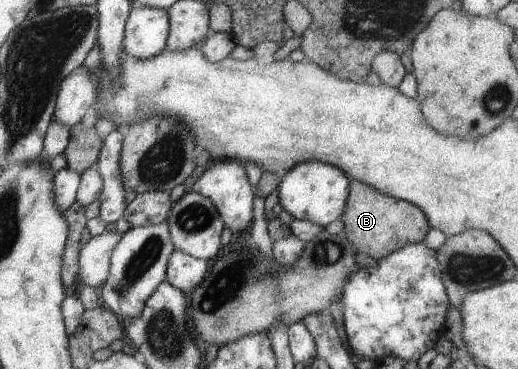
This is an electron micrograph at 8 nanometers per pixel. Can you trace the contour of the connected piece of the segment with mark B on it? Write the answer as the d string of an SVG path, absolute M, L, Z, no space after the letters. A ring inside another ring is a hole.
M357 180L349 182L348 195L340 218L344 238L351 244L351 249L356 254L365 254L373 260L385 258L392 250L407 244L421 243L430 227L423 212L413 204L375 194L371 188L359 184Z

